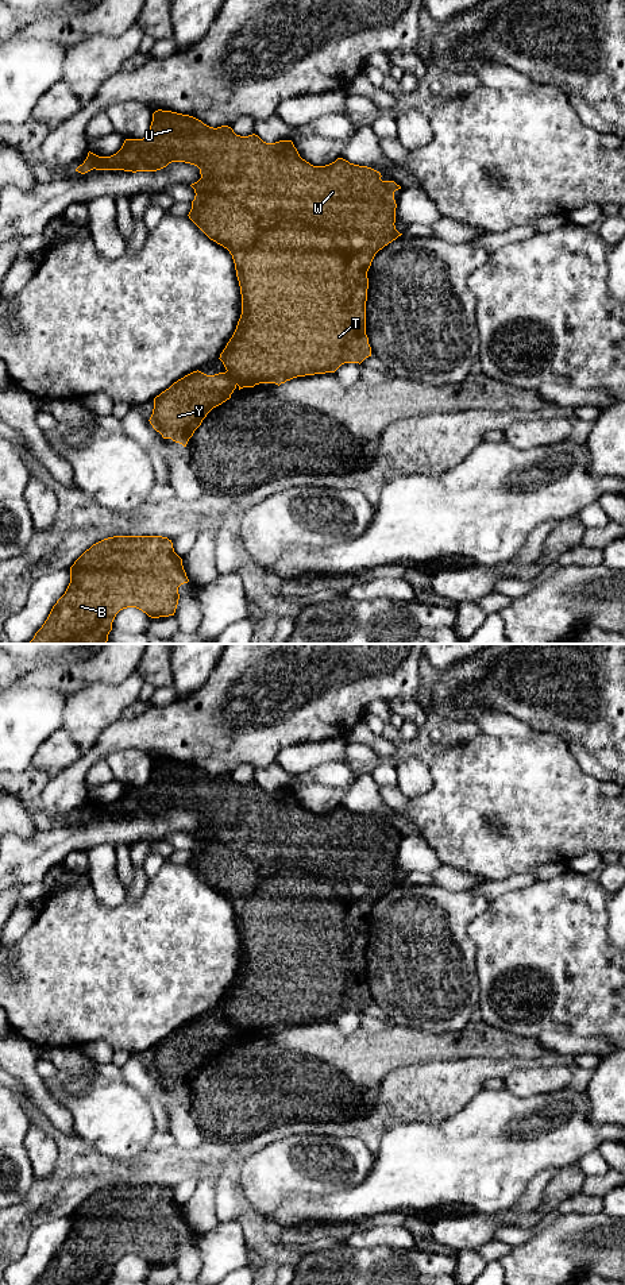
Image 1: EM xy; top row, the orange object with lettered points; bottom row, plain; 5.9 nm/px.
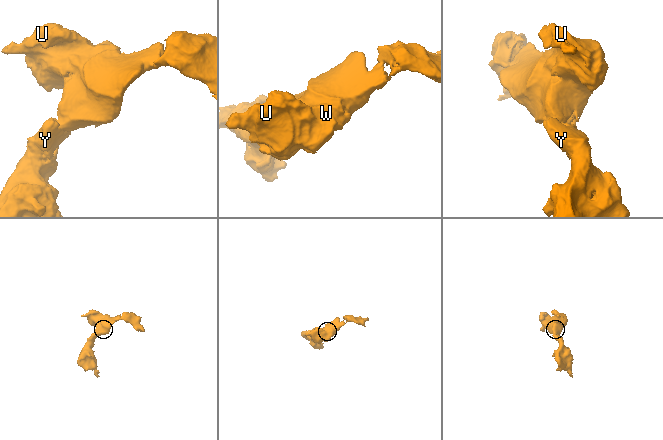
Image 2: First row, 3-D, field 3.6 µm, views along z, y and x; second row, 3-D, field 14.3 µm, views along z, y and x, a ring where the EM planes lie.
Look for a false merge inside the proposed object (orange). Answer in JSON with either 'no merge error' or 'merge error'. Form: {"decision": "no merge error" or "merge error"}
{"decision": "no merge error"}

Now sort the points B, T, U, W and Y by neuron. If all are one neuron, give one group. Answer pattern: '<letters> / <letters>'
B T U W Y

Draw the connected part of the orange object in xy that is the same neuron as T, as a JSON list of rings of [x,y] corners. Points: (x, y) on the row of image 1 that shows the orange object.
[[[162,109],[153,113],[150,131],[143,139],[126,139],[121,148],[111,157],[99,157],[89,151],[86,159],[76,169],[76,171],[81,174],[85,174],[93,169],[124,170],[132,173],[157,171],[166,167],[171,162],[185,162],[200,169],[201,178],[190,185],[194,189],[196,196],[192,201],[192,209],[188,216],[211,240],[229,251],[235,263],[242,294],[240,319],[232,337],[219,358],[227,371],[215,375],[207,375],[198,370],[193,371],[174,382],[169,389],[154,398],[154,409],[148,420],[150,424],[162,435],[163,439],[171,439],[173,441],[186,447],[189,439],[201,425],[207,414],[213,408],[229,400],[236,387],[240,390],[243,387],[254,387],[259,383],[275,383],[279,386],[281,383],[297,377],[335,373],[344,363],[360,364],[366,358],[371,356],[371,347],[366,335],[366,301],[369,289],[367,271],[375,254],[402,235],[394,225],[397,208],[394,192],[401,189],[401,186],[394,181],[382,181],[381,173],[371,167],[354,165],[343,158],[337,158],[335,162],[325,166],[313,166],[300,157],[292,140],[266,143],[255,134],[240,136],[236,135],[228,126],[213,128],[193,116]]]

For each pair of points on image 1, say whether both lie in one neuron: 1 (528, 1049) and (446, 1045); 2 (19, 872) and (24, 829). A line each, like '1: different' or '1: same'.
1: same
2: different

